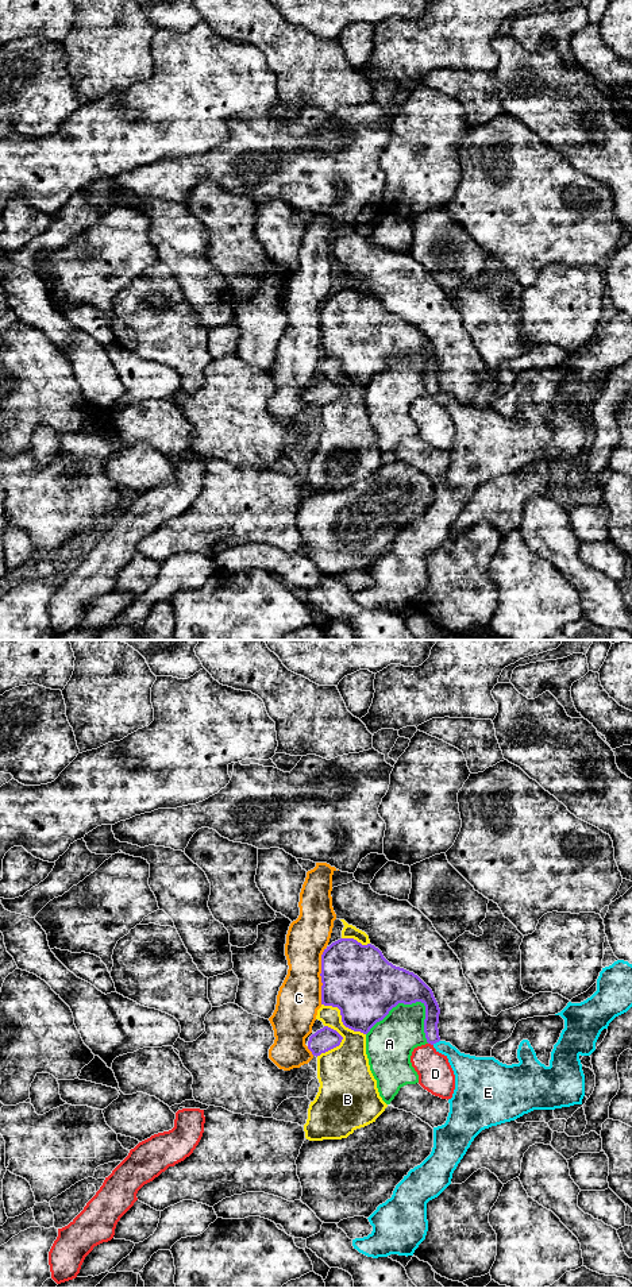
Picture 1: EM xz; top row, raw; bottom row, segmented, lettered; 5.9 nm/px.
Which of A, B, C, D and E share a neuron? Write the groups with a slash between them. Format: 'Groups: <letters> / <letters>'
Groups: A / B / C E / D

